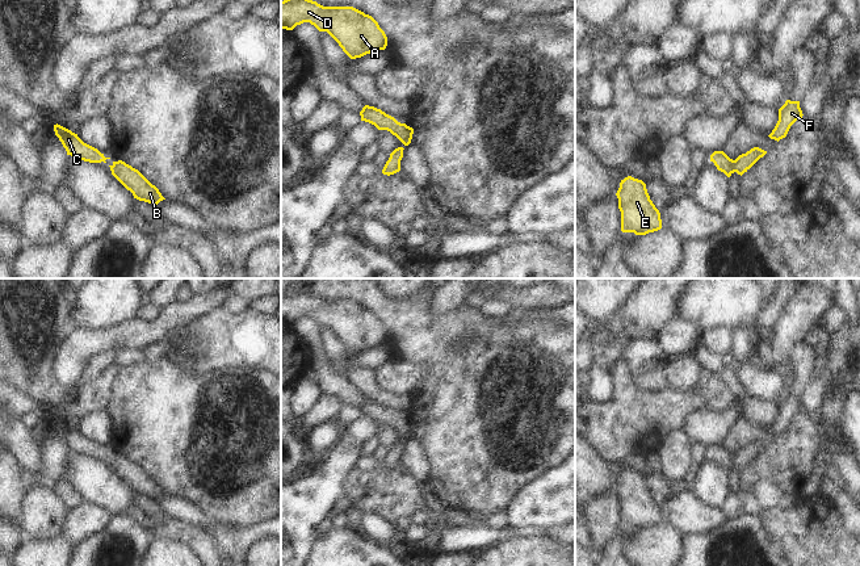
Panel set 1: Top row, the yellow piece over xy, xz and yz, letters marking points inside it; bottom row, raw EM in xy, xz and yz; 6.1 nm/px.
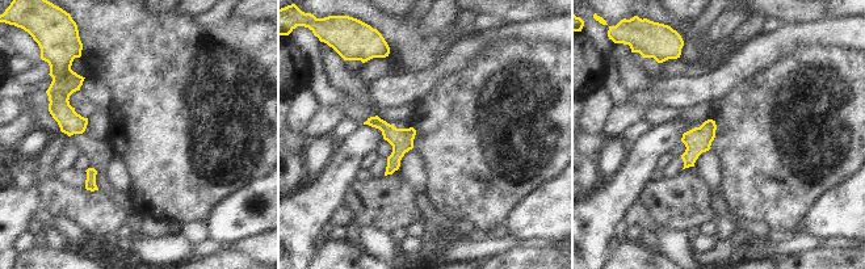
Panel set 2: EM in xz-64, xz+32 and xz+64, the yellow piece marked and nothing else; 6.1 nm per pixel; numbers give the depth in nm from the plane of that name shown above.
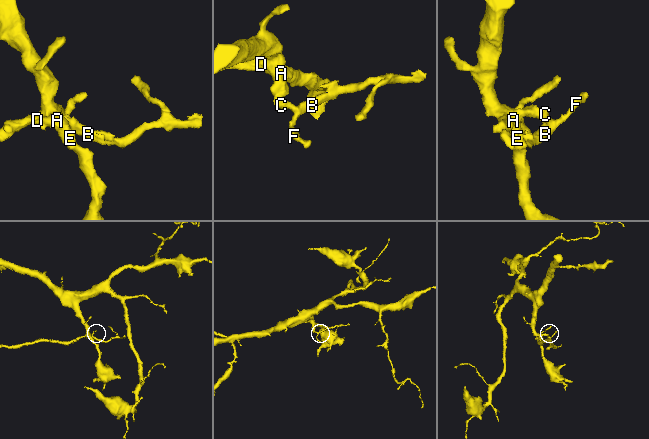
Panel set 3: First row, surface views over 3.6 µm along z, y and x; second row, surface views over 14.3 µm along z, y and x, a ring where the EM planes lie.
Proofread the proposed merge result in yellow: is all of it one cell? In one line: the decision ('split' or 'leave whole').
leave whole

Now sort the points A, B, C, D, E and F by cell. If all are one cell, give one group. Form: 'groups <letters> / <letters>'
groups A B C D E F

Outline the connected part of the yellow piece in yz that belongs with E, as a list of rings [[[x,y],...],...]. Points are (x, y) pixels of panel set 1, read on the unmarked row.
[[[632,470],[620,477],[616,487],[621,506],[621,525],[646,529],[662,523],[660,507],[650,494],[646,478]]]

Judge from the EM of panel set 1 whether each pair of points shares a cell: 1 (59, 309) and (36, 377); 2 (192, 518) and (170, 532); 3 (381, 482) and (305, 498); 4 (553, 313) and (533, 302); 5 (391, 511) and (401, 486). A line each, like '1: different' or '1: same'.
1: same
2: different
3: different
4: different
5: same

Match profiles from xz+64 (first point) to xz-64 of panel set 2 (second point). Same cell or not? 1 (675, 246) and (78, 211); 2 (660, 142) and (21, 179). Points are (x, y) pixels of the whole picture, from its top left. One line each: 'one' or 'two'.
1: two
2: two

